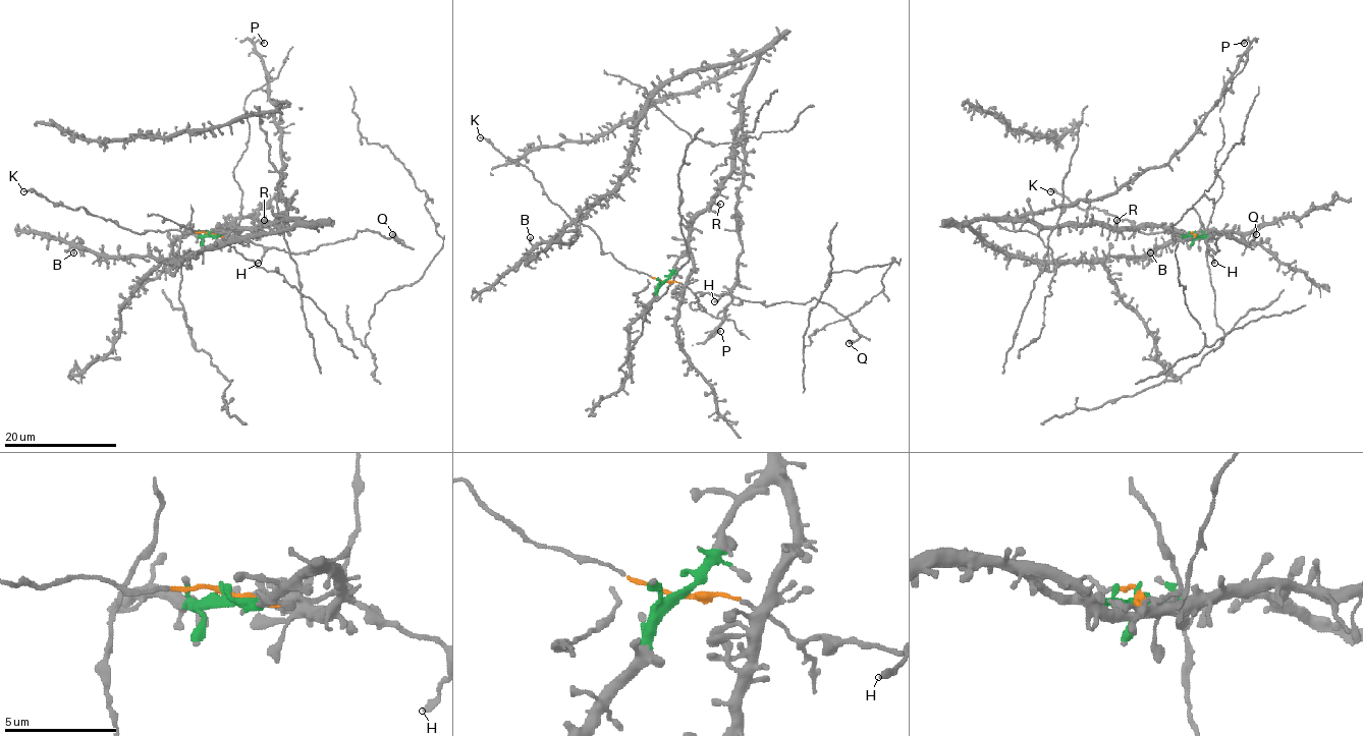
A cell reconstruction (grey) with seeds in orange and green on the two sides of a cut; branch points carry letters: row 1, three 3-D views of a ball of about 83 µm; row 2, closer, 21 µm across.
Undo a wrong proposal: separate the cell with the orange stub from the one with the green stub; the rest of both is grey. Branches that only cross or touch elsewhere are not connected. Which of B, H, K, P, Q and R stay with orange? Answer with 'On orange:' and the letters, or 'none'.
On orange: H, K, Q

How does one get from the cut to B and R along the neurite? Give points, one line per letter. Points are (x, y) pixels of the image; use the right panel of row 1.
B: (1195, 233), (1174, 235), (1160, 227), (968, 222), (989, 243), (1038, 261), (1147, 257), (1158, 247), (1149, 253)
R: (1195, 233), (1174, 235), (1160, 227), (1115, 227), (1118, 220)

